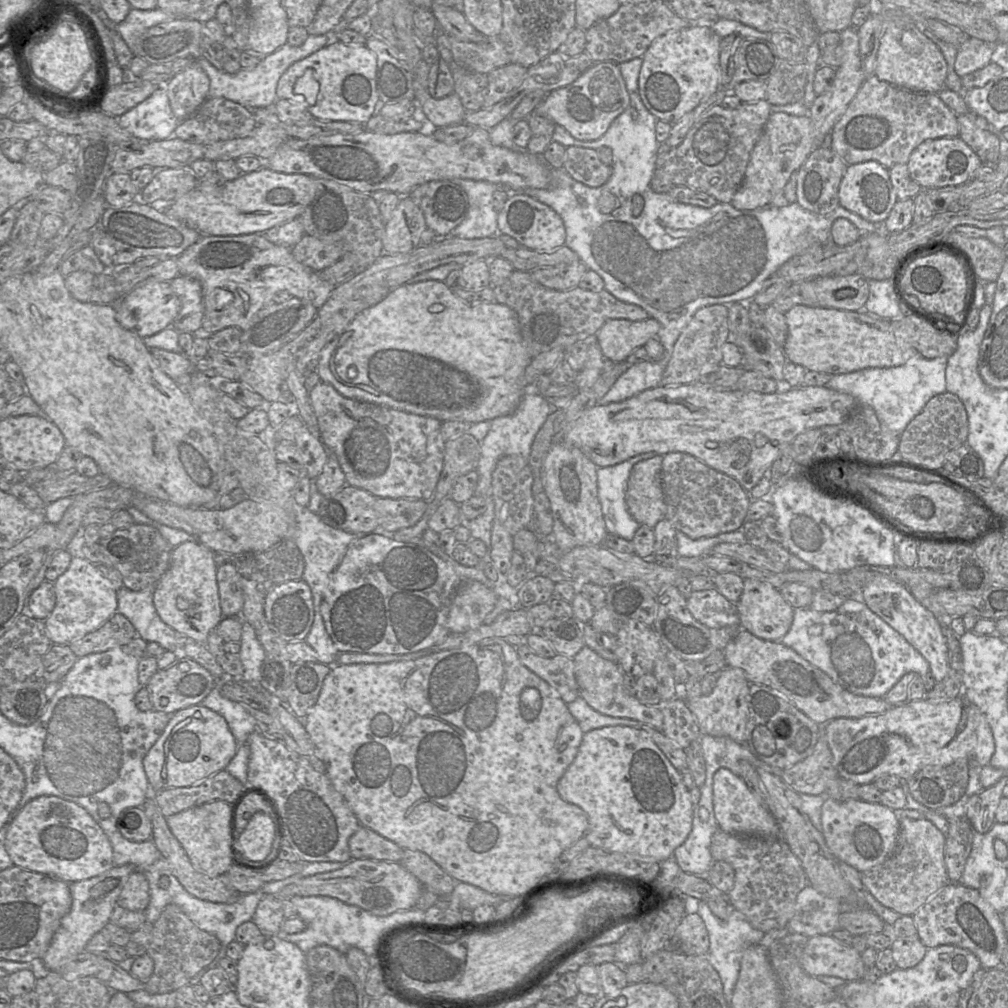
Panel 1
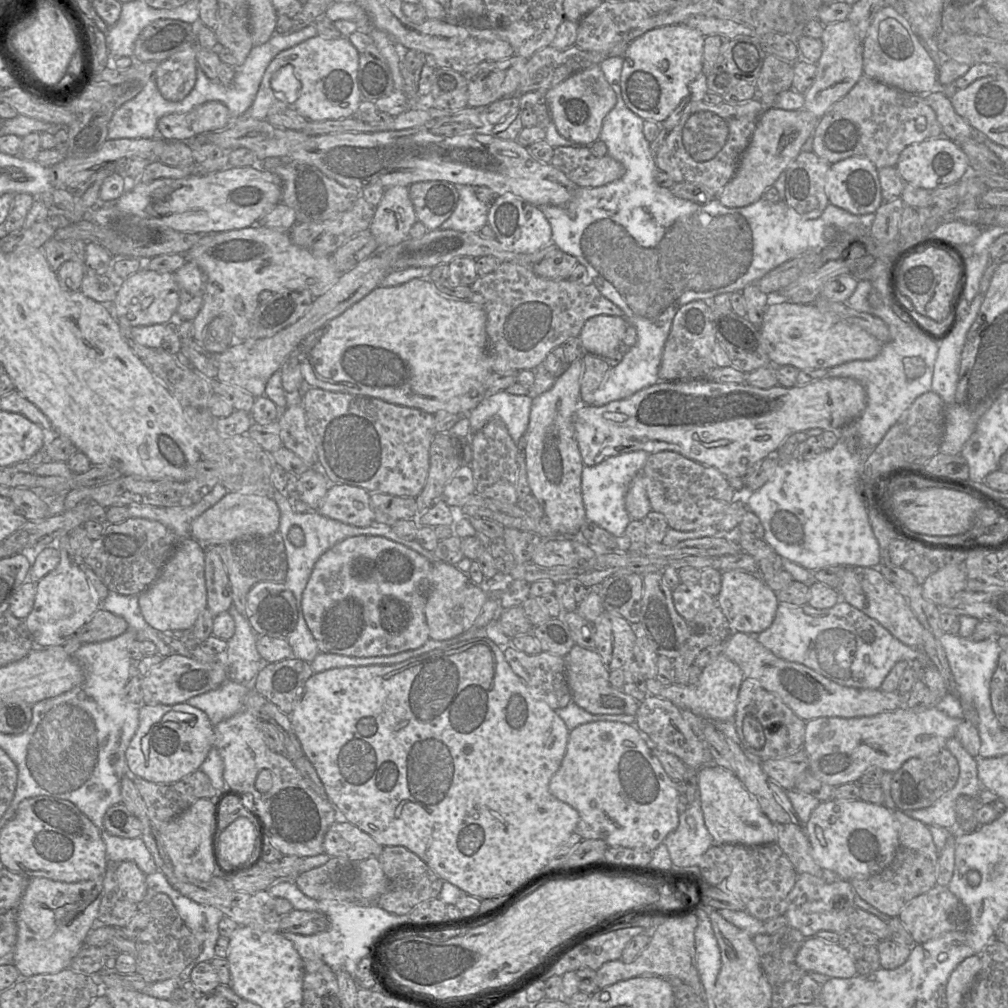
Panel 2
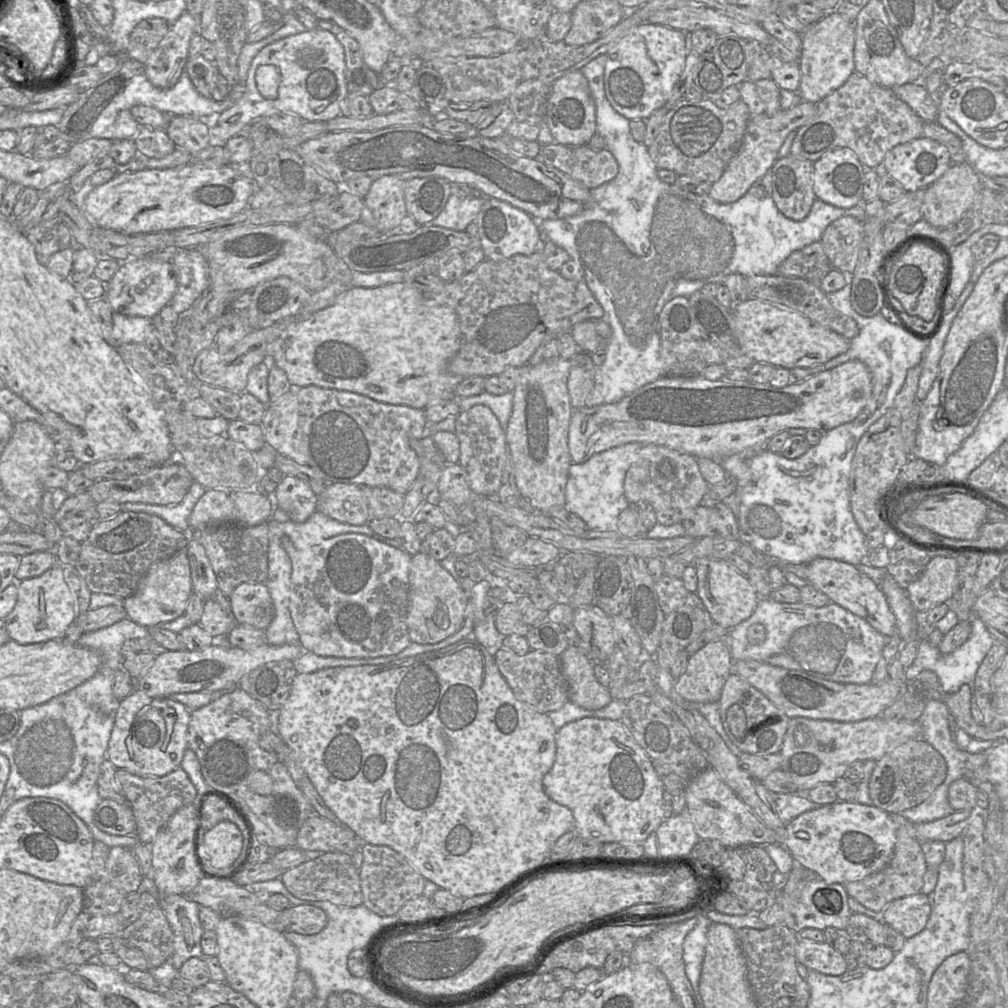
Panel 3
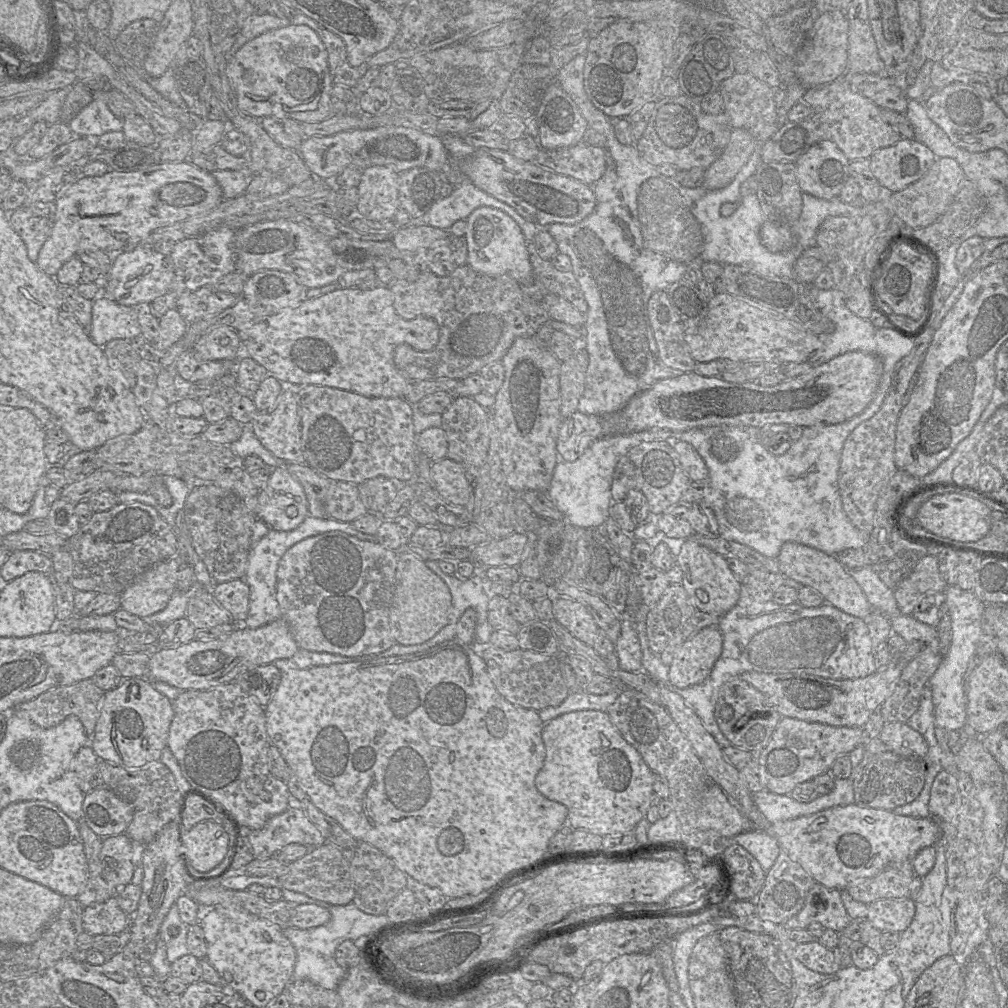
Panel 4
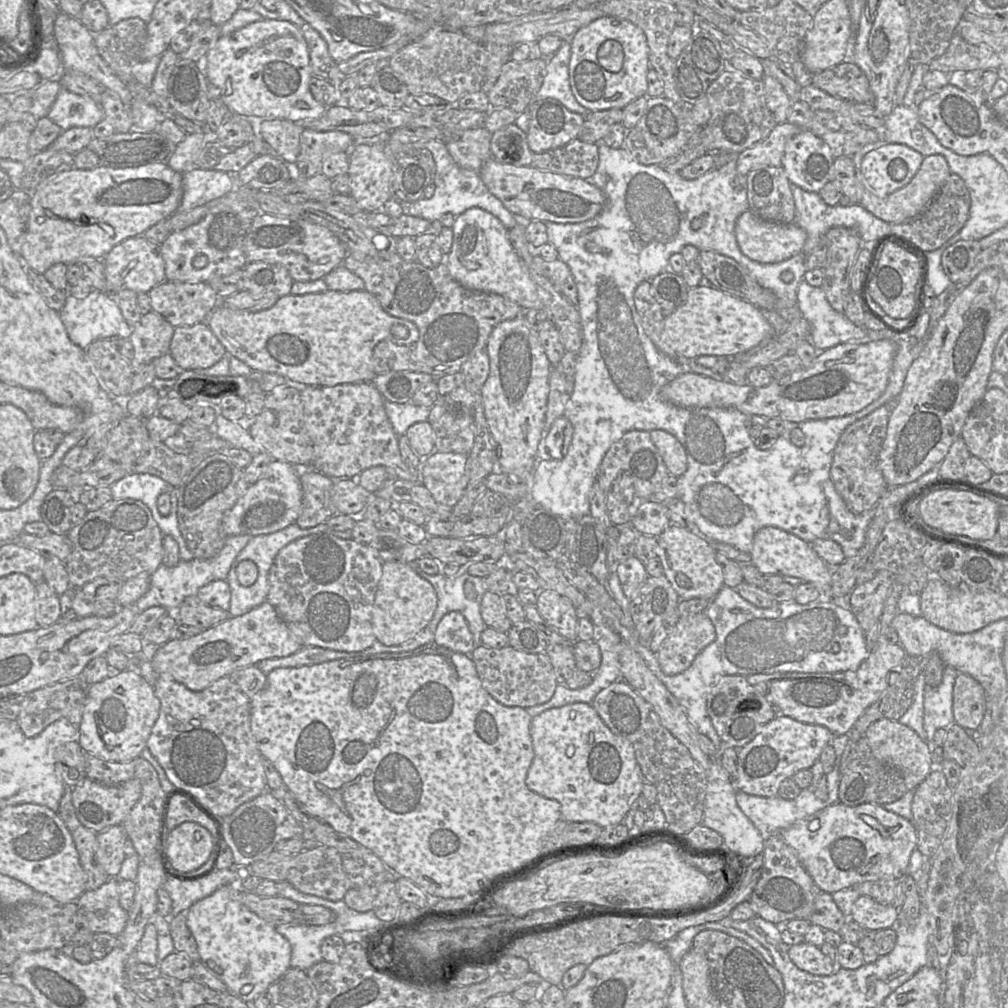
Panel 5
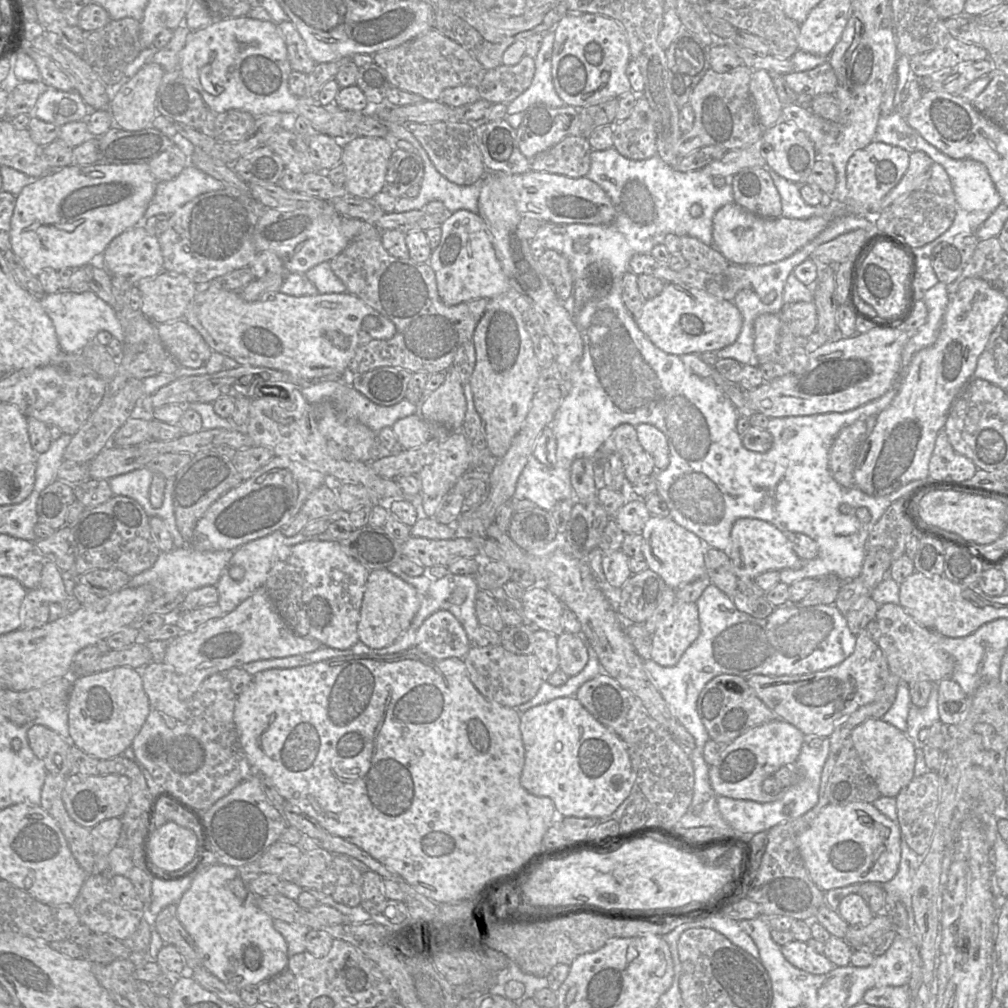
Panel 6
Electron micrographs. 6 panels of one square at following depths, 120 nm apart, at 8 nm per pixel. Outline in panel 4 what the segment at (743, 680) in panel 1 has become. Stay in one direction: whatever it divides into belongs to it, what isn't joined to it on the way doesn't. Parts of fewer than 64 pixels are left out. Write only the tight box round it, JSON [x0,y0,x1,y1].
[668,627,723,688]

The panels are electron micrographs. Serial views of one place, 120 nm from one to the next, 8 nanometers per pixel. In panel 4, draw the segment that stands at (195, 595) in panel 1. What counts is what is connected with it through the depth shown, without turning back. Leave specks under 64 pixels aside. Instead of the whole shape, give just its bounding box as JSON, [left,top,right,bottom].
[120,553,181,617]

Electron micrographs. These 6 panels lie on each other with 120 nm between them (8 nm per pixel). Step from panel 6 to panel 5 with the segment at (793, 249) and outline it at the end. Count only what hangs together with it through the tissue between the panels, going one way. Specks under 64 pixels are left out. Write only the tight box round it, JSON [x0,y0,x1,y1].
[735,211,806,263]

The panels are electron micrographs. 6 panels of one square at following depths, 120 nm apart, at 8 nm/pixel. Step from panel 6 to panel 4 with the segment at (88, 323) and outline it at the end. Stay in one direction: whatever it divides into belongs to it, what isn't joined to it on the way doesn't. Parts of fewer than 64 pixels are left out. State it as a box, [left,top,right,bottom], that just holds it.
[87,296,141,347]

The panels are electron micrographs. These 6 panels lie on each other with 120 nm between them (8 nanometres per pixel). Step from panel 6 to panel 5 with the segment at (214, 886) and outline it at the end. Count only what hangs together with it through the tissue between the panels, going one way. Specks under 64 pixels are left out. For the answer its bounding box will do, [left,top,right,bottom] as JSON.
[186,885,292,1002]

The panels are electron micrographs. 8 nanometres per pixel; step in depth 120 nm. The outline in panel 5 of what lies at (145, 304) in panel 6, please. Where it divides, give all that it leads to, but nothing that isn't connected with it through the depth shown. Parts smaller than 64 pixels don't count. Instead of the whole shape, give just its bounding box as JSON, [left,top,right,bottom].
[148,280,221,327]

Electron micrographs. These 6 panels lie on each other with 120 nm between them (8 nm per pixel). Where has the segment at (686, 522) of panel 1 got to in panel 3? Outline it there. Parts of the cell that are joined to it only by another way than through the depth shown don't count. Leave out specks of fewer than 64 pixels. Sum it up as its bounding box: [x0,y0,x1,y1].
[624,445,711,525]

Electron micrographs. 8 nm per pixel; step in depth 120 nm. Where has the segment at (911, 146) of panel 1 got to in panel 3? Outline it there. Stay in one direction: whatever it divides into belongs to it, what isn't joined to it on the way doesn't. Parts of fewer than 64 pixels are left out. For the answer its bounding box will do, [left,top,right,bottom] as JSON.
[791,72,924,170]

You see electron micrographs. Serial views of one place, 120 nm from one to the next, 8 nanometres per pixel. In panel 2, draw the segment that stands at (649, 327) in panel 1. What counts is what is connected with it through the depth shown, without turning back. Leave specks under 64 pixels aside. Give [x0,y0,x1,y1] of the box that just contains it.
[579,316,628,356]

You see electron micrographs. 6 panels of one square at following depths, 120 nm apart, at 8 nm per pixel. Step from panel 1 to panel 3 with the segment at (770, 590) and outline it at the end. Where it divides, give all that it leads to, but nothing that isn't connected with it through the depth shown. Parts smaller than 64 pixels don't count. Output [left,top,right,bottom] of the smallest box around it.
[692,559,760,628]

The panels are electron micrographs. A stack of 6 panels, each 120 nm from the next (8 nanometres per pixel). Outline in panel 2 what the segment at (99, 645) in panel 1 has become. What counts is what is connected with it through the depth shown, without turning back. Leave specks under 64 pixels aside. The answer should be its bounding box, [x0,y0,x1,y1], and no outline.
[75,609,129,644]

